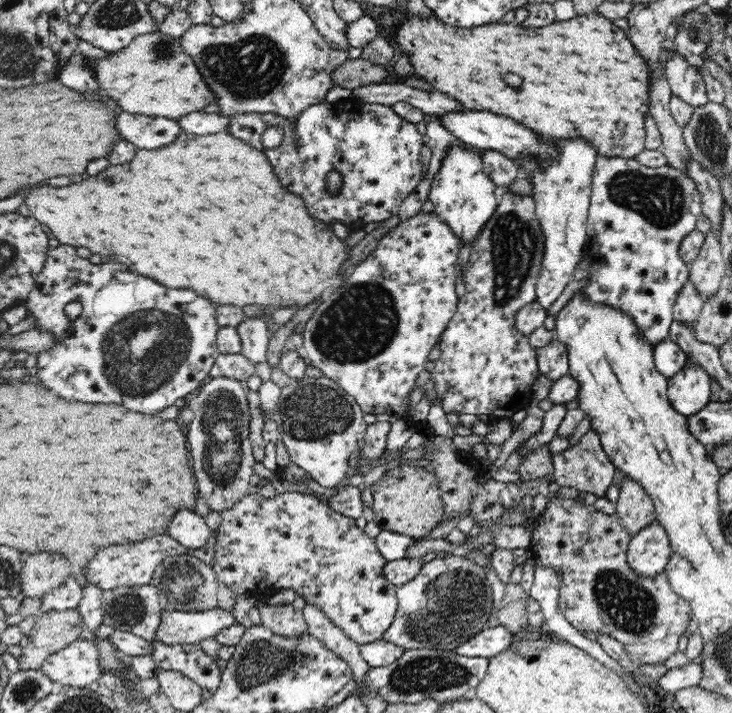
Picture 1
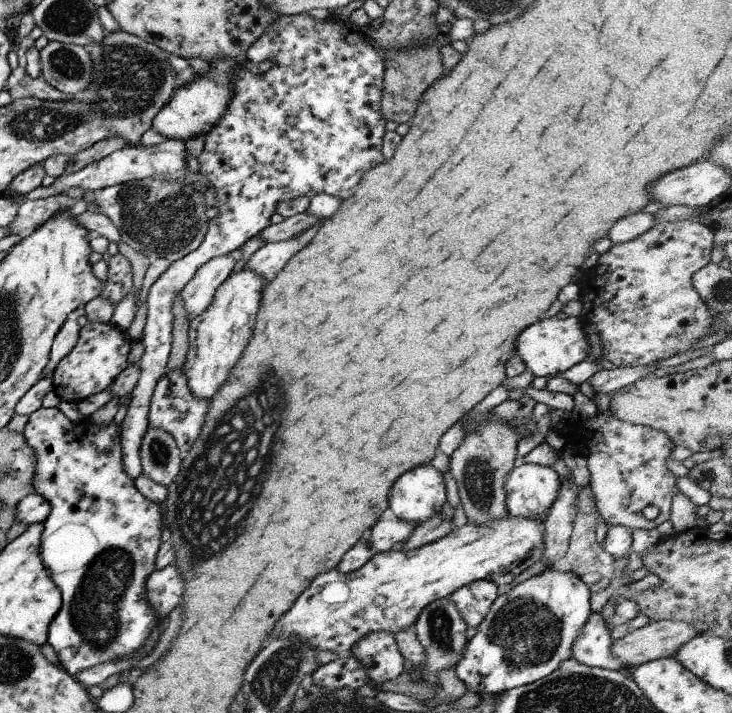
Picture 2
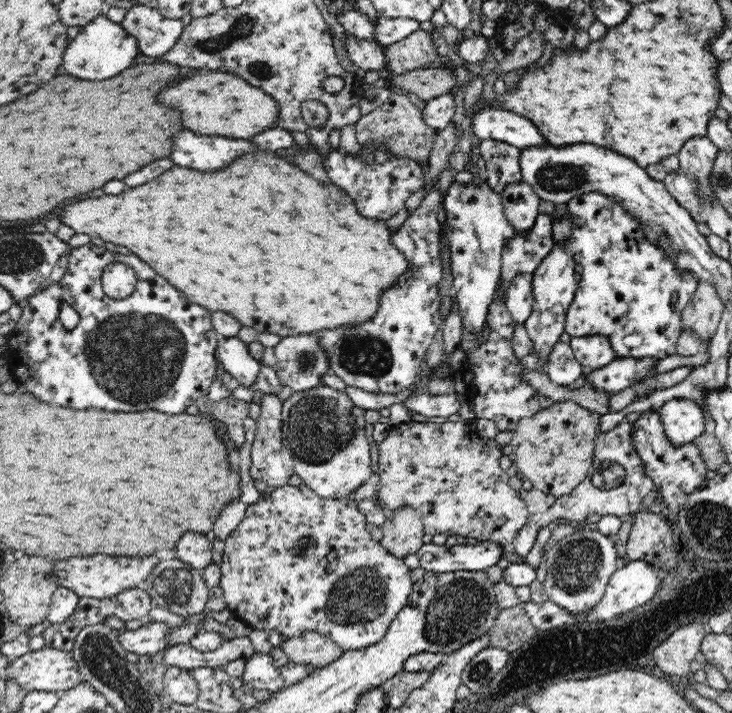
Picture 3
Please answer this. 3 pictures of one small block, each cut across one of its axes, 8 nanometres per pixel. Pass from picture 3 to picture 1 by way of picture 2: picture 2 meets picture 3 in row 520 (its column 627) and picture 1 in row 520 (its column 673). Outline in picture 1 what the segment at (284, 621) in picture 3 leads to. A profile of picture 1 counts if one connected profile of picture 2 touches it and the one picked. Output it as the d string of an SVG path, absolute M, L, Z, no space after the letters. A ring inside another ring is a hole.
M284 492L266 498L247 494L224 512L215 542L214 564L219 584L228 586L234 593L274 595L293 590L315 604L326 616L342 629L346 636L359 645L381 639L394 622L397 613L397 587L384 577L387 560L378 551L374 539L364 529L358 528L356 519L334 511L325 500L314 494Z

